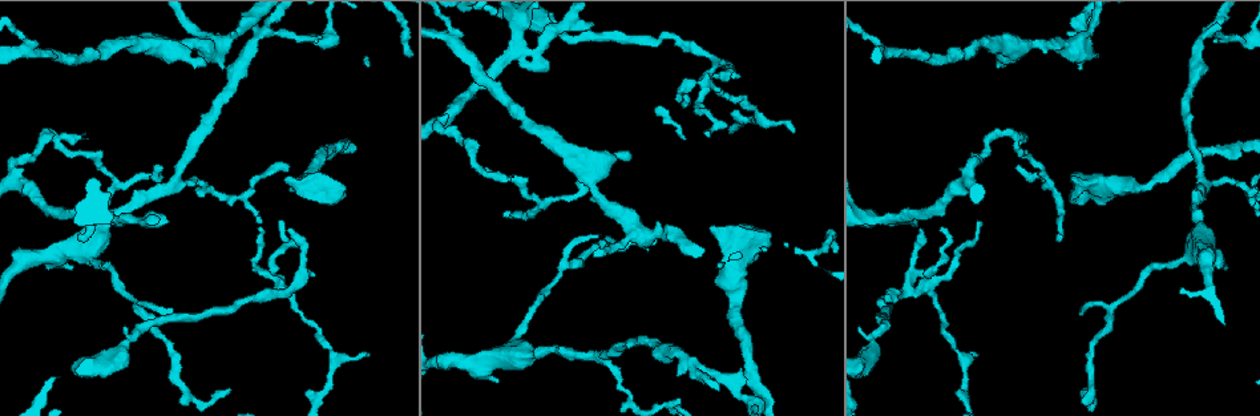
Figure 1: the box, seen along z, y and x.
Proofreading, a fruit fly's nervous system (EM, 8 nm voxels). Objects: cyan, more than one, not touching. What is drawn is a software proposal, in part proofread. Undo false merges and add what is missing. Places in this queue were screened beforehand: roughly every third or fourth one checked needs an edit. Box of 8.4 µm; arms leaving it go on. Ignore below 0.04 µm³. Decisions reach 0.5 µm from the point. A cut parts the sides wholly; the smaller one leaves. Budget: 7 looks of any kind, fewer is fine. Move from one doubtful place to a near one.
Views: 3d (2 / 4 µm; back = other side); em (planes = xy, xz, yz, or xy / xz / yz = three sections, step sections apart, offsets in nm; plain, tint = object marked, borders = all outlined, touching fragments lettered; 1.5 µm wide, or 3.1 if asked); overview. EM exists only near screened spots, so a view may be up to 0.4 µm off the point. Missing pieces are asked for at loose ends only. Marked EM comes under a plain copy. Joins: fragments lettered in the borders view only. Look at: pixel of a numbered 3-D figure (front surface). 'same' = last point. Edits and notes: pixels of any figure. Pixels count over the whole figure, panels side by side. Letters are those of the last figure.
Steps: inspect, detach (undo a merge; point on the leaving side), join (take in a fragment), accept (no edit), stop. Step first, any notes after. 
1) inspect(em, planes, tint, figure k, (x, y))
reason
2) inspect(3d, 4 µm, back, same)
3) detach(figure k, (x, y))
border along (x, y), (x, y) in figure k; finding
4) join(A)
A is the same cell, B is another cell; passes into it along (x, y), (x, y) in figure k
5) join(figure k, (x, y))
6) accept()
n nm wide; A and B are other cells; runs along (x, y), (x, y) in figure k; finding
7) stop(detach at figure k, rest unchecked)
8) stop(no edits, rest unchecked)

inspect(em, yz, step 4, borders, figure 1, (1059, 239))
free end

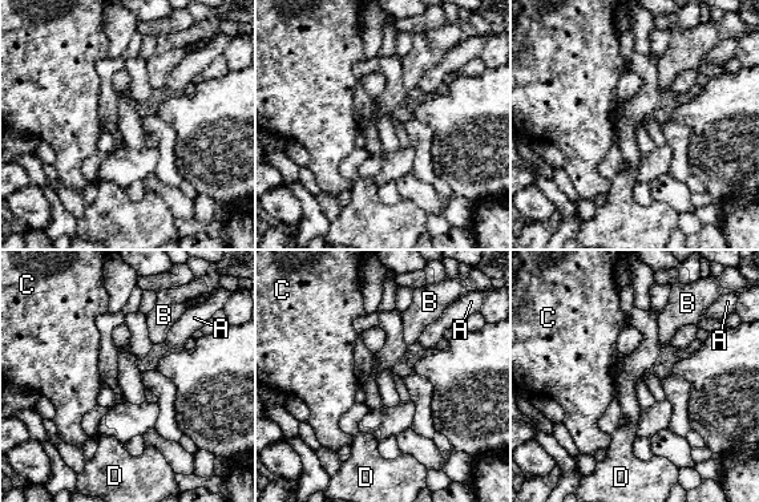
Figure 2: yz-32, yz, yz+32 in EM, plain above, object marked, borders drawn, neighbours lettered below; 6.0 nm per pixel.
inspect(em, planes, borders, same)

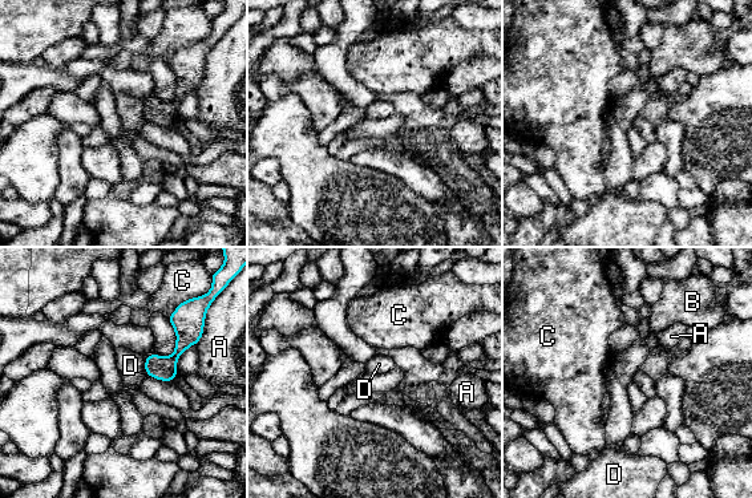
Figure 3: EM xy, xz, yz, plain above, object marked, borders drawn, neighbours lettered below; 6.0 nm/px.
accept()
A touches over 280 nm; A, B, C and D are other cells; border along (145, 356), (145, 372), (148, 375) in figure 3; no lettered fragment goes on from it

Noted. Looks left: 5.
inspect(3d, 2 µm, back, figure 1, (288, 229))
free end

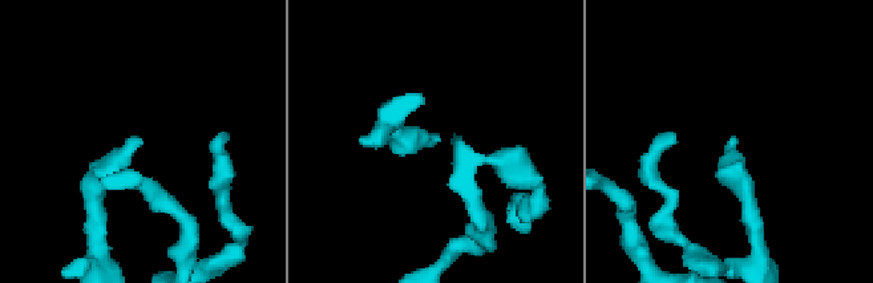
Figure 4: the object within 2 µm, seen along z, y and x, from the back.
inspect(em, xy, step 4, tint, figure 4, (138, 140))
need the tissue

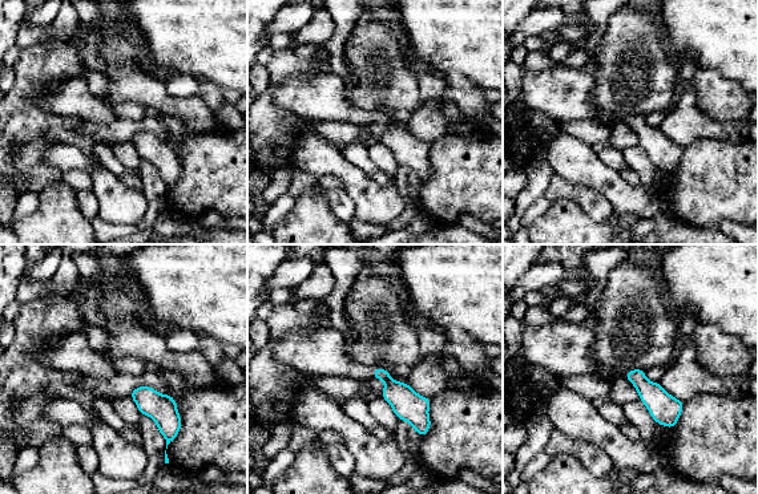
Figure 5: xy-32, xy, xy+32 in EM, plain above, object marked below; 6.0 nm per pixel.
inspect(em, planes, borders, same)
cut it another way

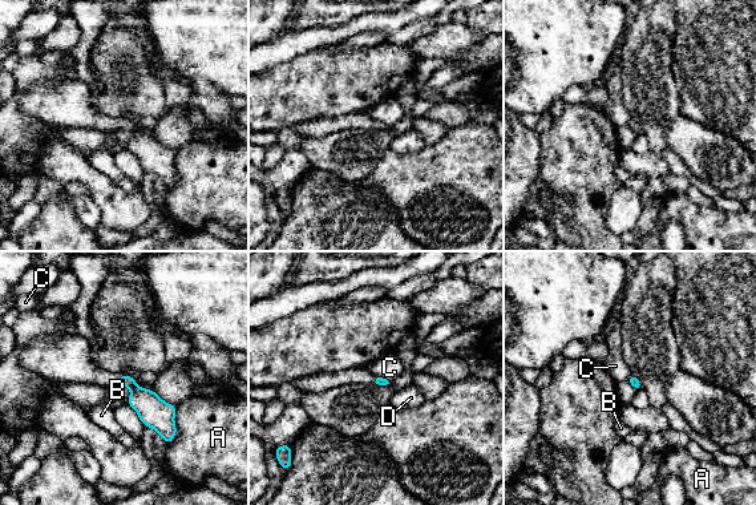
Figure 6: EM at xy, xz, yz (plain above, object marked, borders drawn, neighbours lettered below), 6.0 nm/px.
accept()
A, B, C and D are other cells; border along (122, 374), (128, 374), (136, 382) in figure 6; no lettered fragment goes on from it

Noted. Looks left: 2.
inspect(em, planes, borders, figure 1, (266, 34))
three arms meet

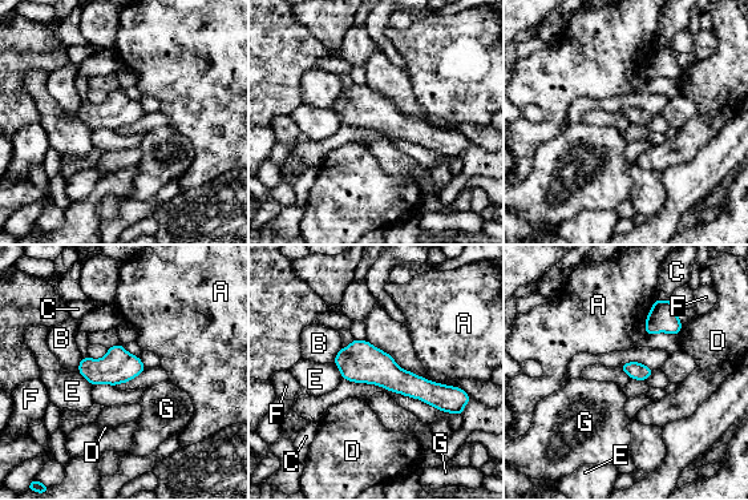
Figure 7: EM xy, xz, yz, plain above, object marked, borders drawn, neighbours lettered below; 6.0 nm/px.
accept()
110 nm wide; A, B, C, D, E, F and G are other cells; runs along (338, 359), (451, 392) in figure 7; all the same neuron

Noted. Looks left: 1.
stop(no edits, rest unchecked)

